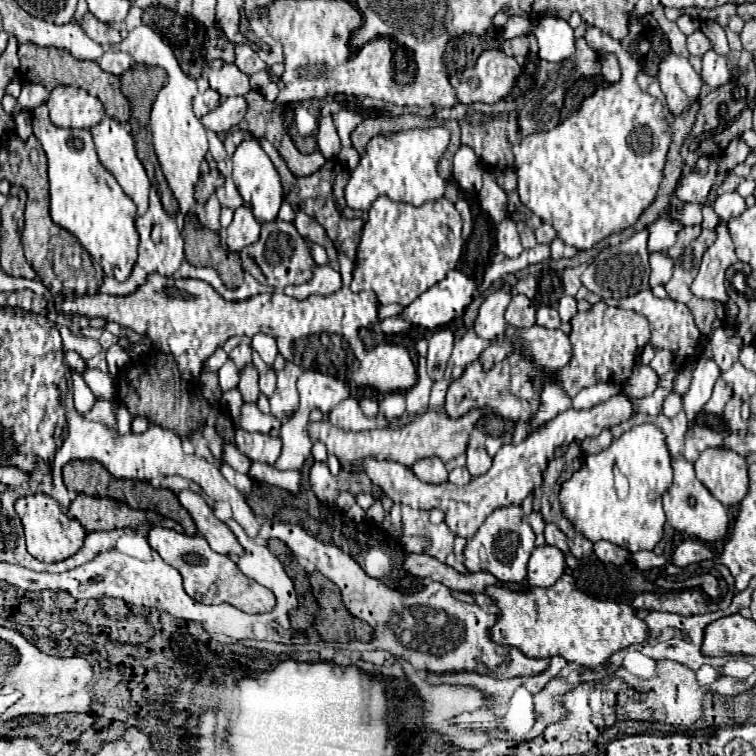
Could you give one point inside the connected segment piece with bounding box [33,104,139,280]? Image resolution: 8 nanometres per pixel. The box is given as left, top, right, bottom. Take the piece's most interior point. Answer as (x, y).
(85, 199)

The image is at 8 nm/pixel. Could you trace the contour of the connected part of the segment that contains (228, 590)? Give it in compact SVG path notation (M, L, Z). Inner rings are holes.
M153 526L149 530L149 546L167 562L171 564L175 570L179 570L179 574L183 576L183 588L185 592L201 602L201 604L231 604L247 614L261 614L261 612L271 612L275 606L275 596L271 590L267 590L265 586L257 584L255 580L249 580L247 576L241 574L241 570L237 568L237 564L223 554L217 554L209 548L207 540L201 536L187 536L187 534L179 534L175 530L169 528L161 528L161 526Z

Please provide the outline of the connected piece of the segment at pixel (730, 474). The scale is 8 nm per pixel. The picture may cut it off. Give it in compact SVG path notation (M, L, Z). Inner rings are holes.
M707 448L695 462L697 478L725 506L739 504L747 494L747 460L727 448Z

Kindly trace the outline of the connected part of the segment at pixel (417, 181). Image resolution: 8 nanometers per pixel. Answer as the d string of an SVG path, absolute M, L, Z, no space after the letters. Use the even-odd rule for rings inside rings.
M443 126L411 128L403 132L373 136L345 186L347 206L353 210L367 212L371 202L381 194L389 196L395 202L407 202L413 206L423 206L425 202L443 198L445 180L439 176L437 164L445 154L447 146L449 146L449 130Z

